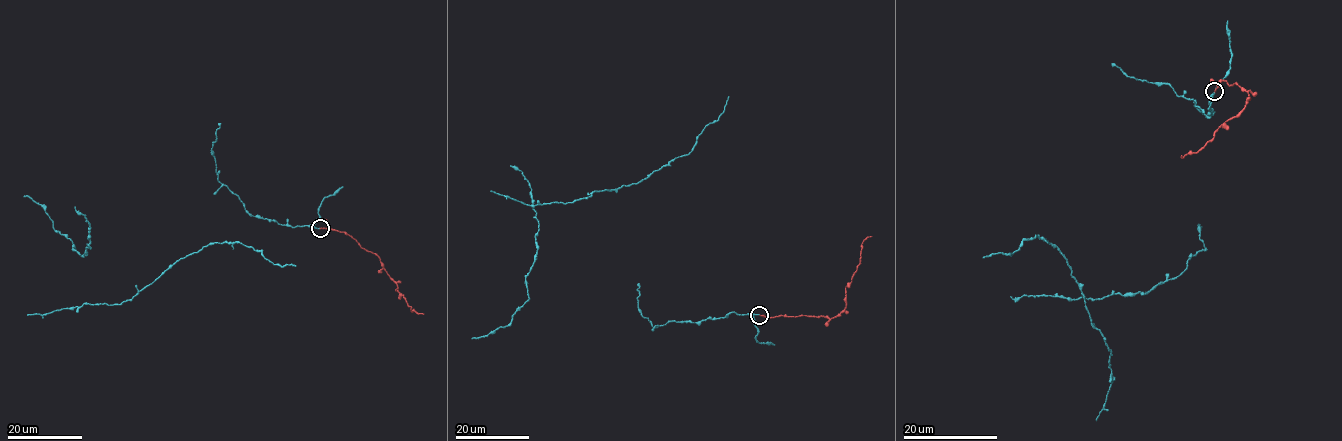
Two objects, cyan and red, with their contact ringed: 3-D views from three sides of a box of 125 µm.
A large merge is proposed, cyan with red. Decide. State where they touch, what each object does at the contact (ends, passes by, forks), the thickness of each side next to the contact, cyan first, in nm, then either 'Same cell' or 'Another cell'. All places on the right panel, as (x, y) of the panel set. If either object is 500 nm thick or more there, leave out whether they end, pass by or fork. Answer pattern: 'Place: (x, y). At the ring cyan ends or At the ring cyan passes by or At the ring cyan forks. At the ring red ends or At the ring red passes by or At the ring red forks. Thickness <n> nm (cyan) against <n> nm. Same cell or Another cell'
Place: (1214, 91). At the ring cyan ends. At the ring red ends. Thickness 150 nm (cyan) against 160 nm. Same cell

